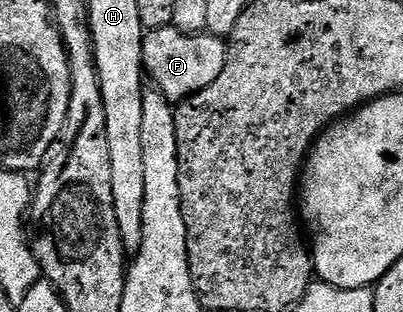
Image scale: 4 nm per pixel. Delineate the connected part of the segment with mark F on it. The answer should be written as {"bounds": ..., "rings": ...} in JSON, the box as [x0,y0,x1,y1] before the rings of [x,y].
{"bounds":[143,26,229,102],"rings":[[[172,26],[151,28],[145,33],[143,42],[143,62],[148,79],[155,83],[156,91],[162,92],[170,102],[186,100],[199,90],[211,86],[229,57],[226,41],[219,36],[180,32]]]}

